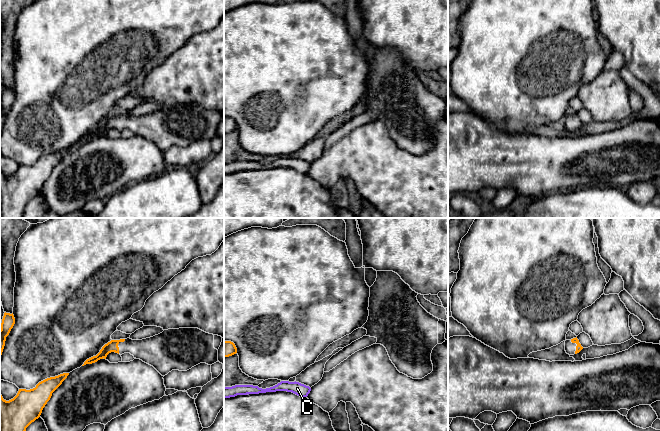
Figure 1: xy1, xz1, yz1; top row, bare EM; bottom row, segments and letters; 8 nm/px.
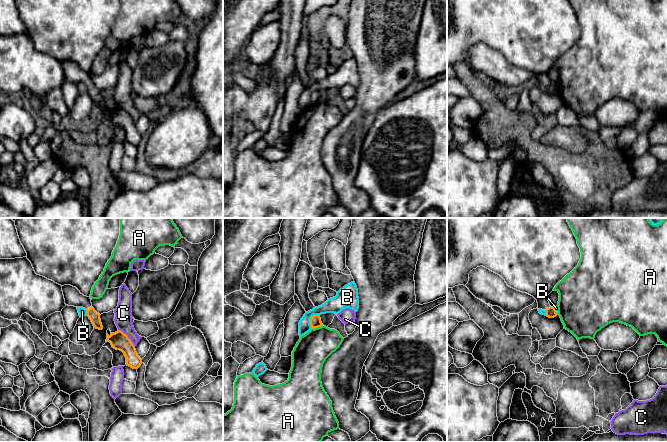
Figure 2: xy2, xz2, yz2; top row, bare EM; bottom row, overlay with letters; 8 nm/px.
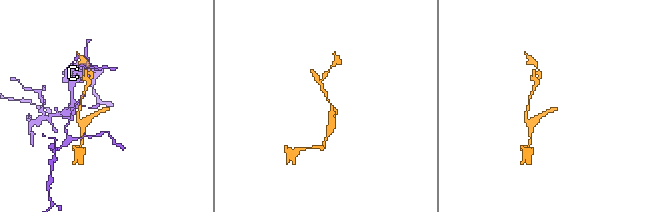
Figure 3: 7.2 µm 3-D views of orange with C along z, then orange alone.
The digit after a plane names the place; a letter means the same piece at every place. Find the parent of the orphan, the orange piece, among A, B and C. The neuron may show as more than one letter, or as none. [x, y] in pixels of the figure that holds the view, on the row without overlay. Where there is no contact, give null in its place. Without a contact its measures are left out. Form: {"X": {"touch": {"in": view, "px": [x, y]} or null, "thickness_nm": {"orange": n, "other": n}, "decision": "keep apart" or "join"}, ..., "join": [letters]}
{"A": {"touch": {"in": "xz2", "px": [317, 103]}, "thickness_nm": {"orange": 90, "other": 280}, "decision": "keep apart"}, "B": {"touch": {"in": "xz2", "px": [310, 95]}, "thickness_nm": {"orange": 90, "other": 130}, "decision": "keep apart"}, "C": {"touch": {"in": "xy2", "px": [127, 113]}, "thickness_nm": {"orange": 140, "other": 140}, "decision": "keep apart"}, "join": []}

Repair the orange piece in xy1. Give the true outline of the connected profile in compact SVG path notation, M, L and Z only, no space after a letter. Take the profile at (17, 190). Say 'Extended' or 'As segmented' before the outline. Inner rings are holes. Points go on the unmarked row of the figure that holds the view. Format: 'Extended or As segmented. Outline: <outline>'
As segmented. Outline: M63 149L47 154L30 166L19 165L17 171L9 177L4 176L0 168L0 216L2 218L23 218L26 204L40 193L52 169L62 160L68 151L69 149Z

